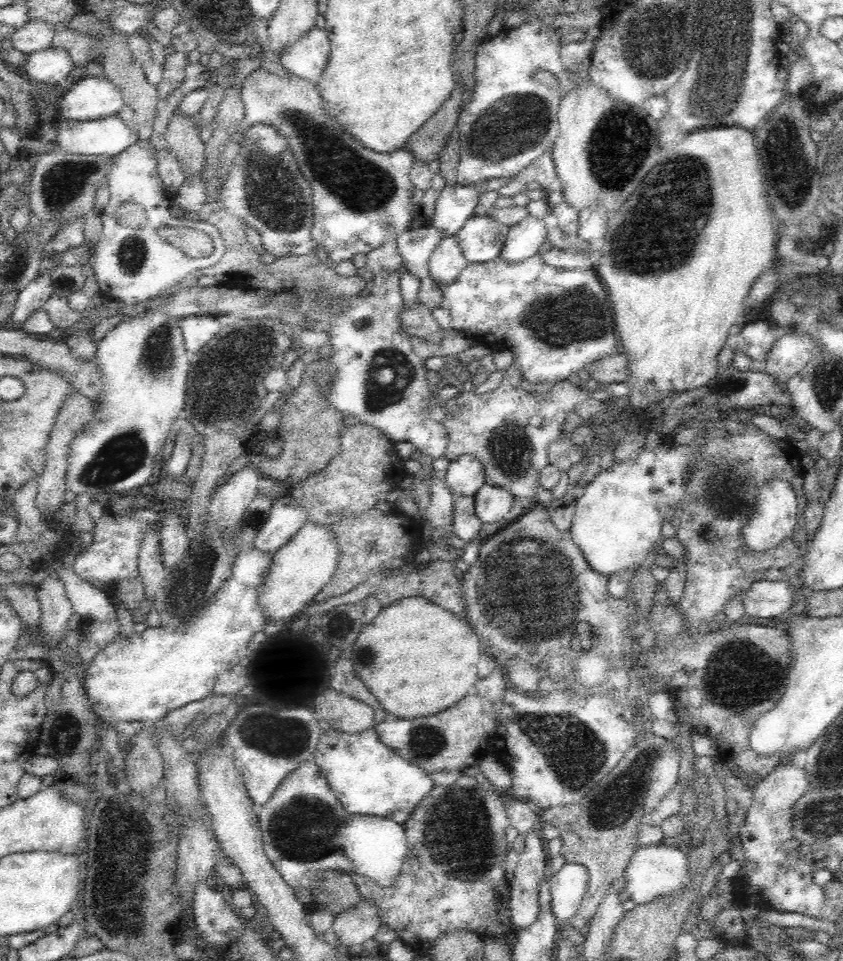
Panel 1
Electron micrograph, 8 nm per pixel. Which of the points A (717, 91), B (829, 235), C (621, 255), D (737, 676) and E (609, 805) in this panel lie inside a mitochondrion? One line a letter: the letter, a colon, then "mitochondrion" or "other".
A: mitochondrion
B: other
C: mitochondrion
D: mitochondrion
E: mitochondrion

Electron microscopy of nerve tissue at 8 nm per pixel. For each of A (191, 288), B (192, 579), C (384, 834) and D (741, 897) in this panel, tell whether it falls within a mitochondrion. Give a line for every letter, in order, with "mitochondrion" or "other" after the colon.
A: other
B: mitochondrion
C: other
D: other

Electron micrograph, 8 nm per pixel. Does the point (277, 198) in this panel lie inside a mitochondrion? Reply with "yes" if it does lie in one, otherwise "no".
yes

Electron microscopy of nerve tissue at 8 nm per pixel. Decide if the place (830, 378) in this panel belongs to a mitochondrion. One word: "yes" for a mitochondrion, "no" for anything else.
yes

